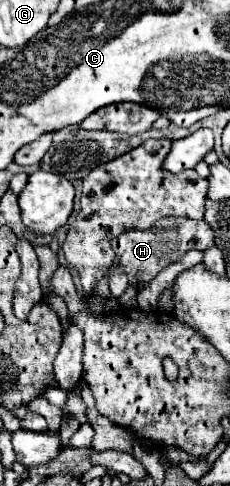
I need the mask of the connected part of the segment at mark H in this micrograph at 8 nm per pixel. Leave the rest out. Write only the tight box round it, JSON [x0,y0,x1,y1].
[112,217,214,289]

